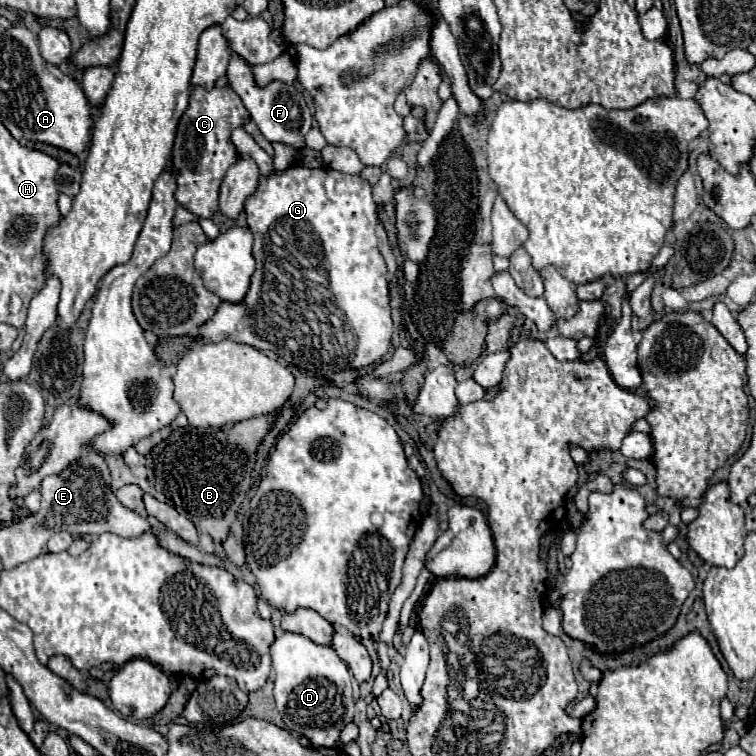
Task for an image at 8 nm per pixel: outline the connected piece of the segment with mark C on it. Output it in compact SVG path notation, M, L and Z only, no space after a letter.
M228 85L222 89L214 87L210 91L202 87L192 89L190 105L178 125L174 151L172 151L172 163L180 171L176 201L202 219L212 217L212 213L218 209L220 183L224 179L226 169L238 157L230 141L230 131L234 127L242 127L246 119L248 119L246 107Z

